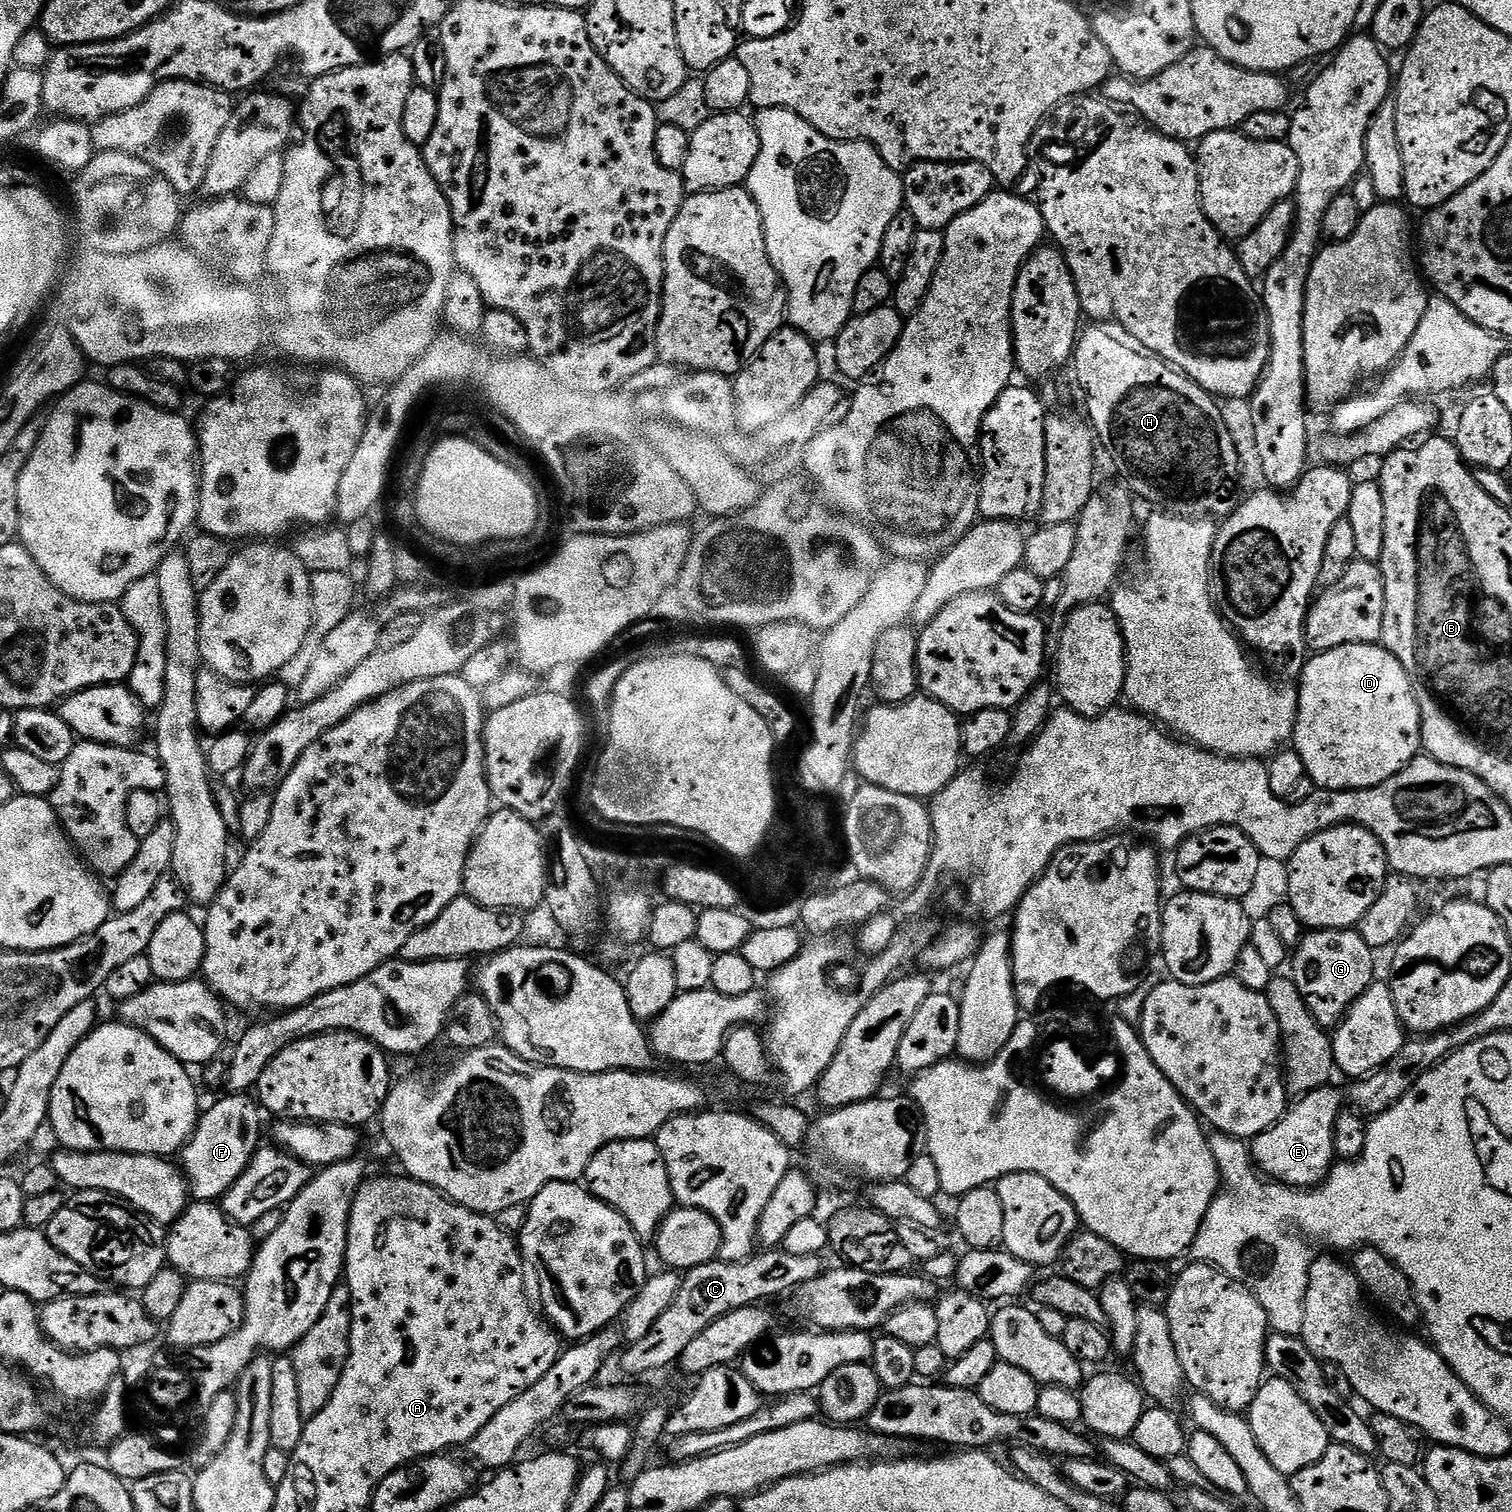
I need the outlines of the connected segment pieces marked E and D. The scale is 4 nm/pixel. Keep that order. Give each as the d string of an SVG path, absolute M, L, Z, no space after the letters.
M1325 1086L1303 1093L1297 1099L1300 1101L1297 1104L1295 1101L1276 1125L1251 1141L1251 1159L1265 1177L1301 1190L1311 1190L1327 1180L1337 1159L1334 1126L1346 1108L1343 1094L1332 1087Z
M1379 643L1374 644L1343 644L1334 650L1315 653L1305 663L1304 671L1298 677L1298 714L1296 715L1296 729L1292 731L1292 740L1298 754L1302 754L1302 762L1306 762L1308 777L1312 779L1317 789L1333 788L1335 792L1345 792L1351 788L1373 788L1382 782L1386 782L1394 774L1398 774L1415 756L1421 755L1422 745L1420 742L1420 707L1416 697L1416 688L1412 680L1406 674L1402 662L1394 658L1388 649Z

